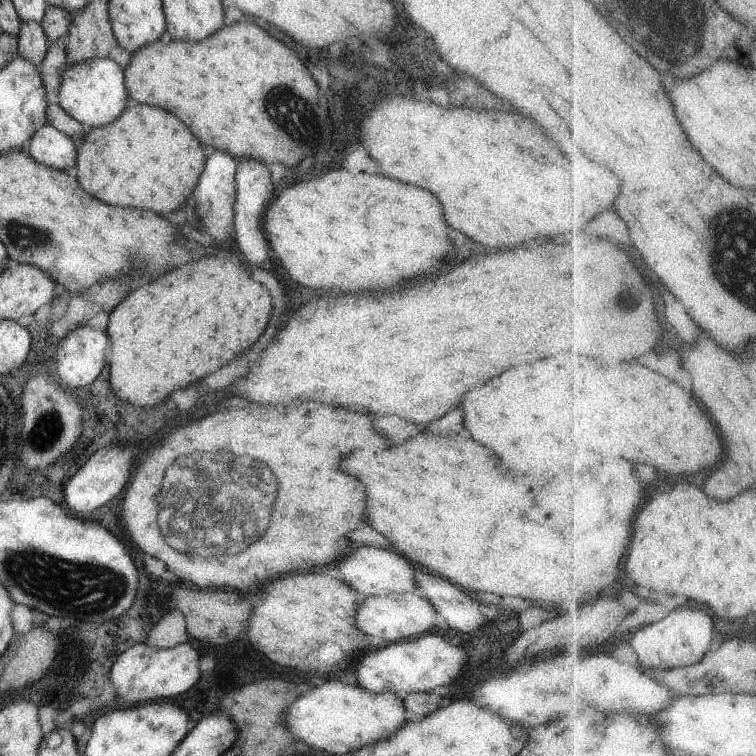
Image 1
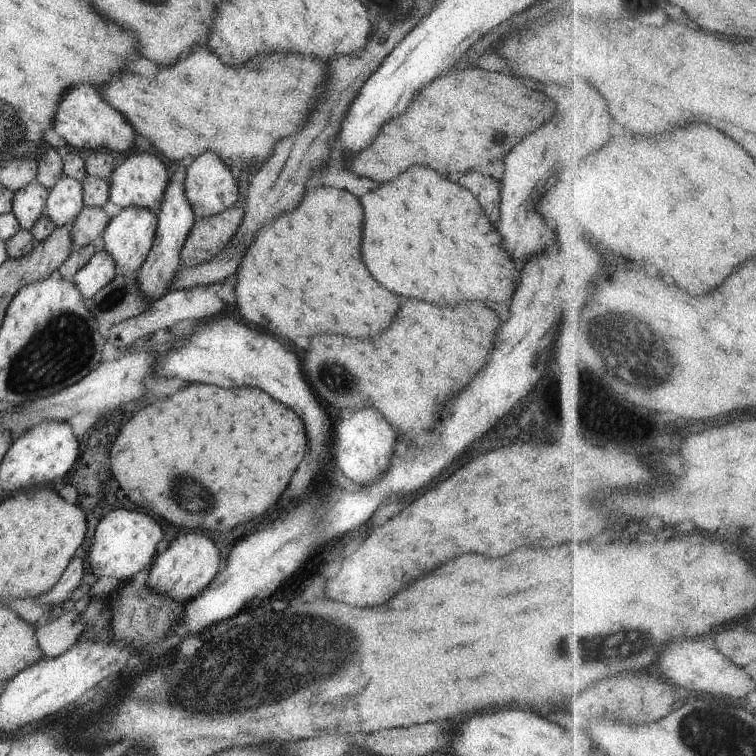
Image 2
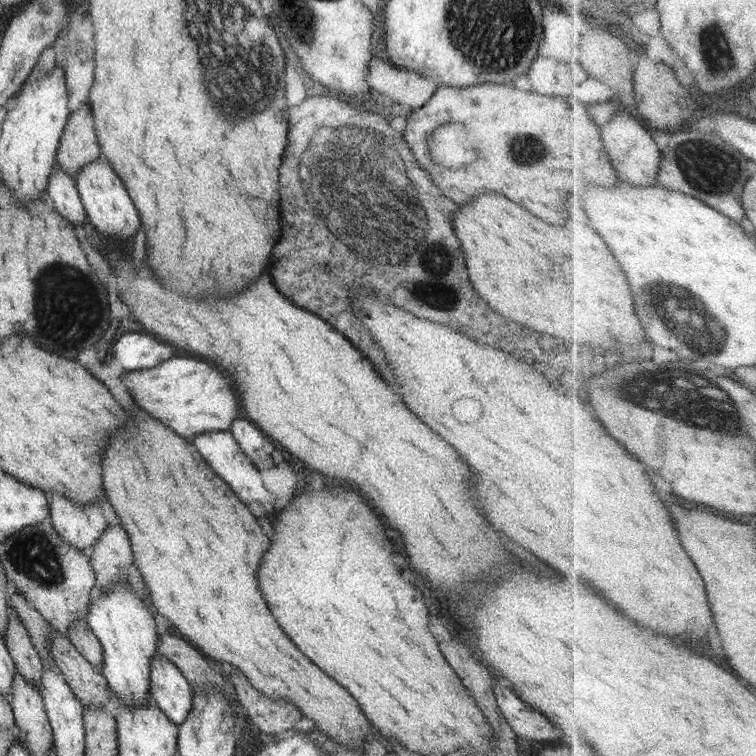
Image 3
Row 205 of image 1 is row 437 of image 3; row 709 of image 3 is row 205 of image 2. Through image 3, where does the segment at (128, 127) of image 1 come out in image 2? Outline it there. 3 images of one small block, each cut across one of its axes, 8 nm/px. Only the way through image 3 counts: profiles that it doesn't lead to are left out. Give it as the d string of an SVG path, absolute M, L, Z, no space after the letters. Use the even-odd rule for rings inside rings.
M318 186L318 188L307 189L308 194L304 196L302 202L298 205L298 208L294 209L294 212L284 212L282 216L278 216L274 222L270 222L270 224L264 224L256 234L254 234L254 240L252 240L252 244L250 244L250 248L246 250L246 254L242 256L242 262L240 262L240 268L238 269L238 279L234 285L235 294L236 294L236 306L238 307L238 312L240 312L240 316L244 318L244 320L248 320L248 322L254 322L260 330L264 330L264 332L272 332L274 336L280 336L280 338L290 338L290 340L294 340L294 338L308 338L310 340L310 336L314 336L314 334L324 334L324 332L328 332L328 334L344 334L344 336L352 336L352 338L368 338L368 336L374 336L374 334L378 334L382 328L388 328L388 324L392 322L392 318L394 318L394 314L396 314L396 310L398 310L398 302L396 302L396 296L392 294L392 292L388 292L386 288L382 288L372 276L370 276L370 272L366 270L366 266L362 264L362 260L360 260L360 234L362 234L362 206L360 206L360 202L356 202L356 196L350 194L347 190L337 189L334 187L325 187ZM290 316L296 316L294 318L294 322L298 320L300 324L306 324L306 332L296 332L294 328L296 328L296 324L290 324Z

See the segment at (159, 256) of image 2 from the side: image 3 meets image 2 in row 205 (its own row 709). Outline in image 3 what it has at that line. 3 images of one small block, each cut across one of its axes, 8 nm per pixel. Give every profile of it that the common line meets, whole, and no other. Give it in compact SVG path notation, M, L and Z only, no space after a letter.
M162 654L150 659L150 695L170 721L179 725L192 708L193 690L182 671Z

